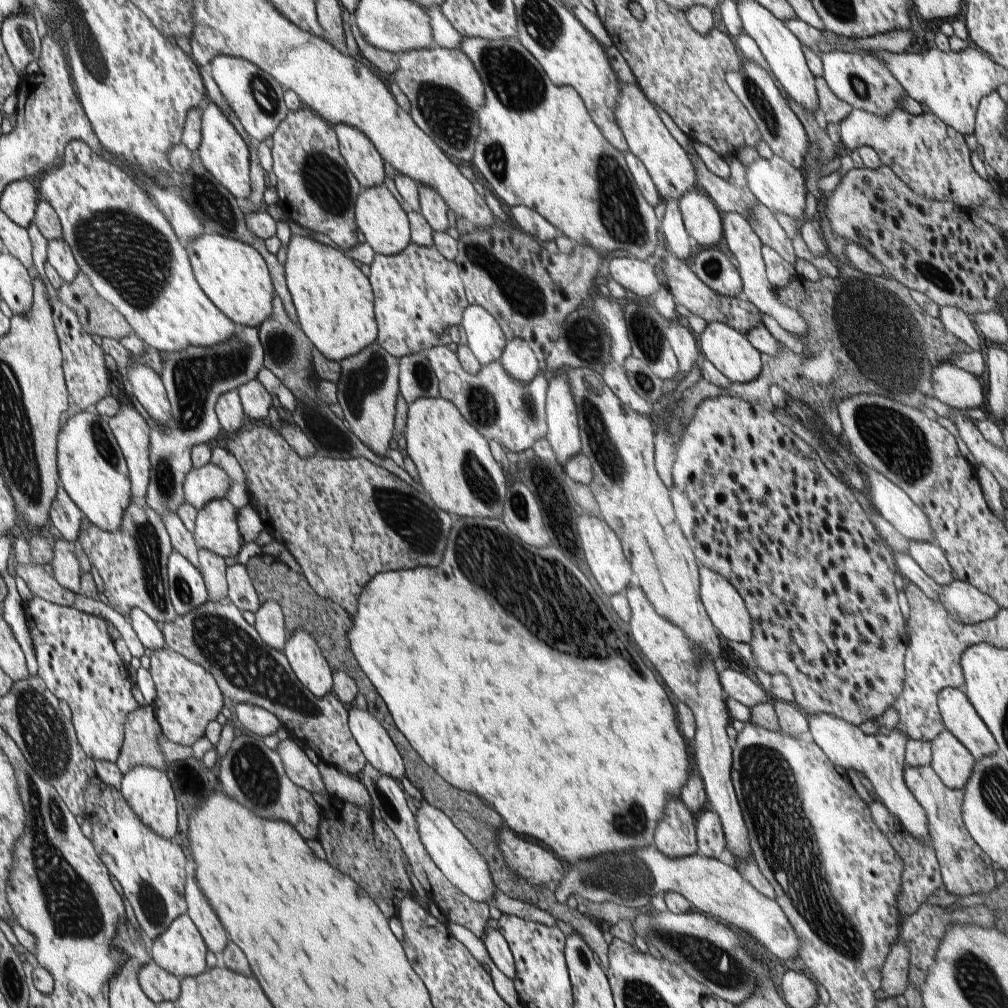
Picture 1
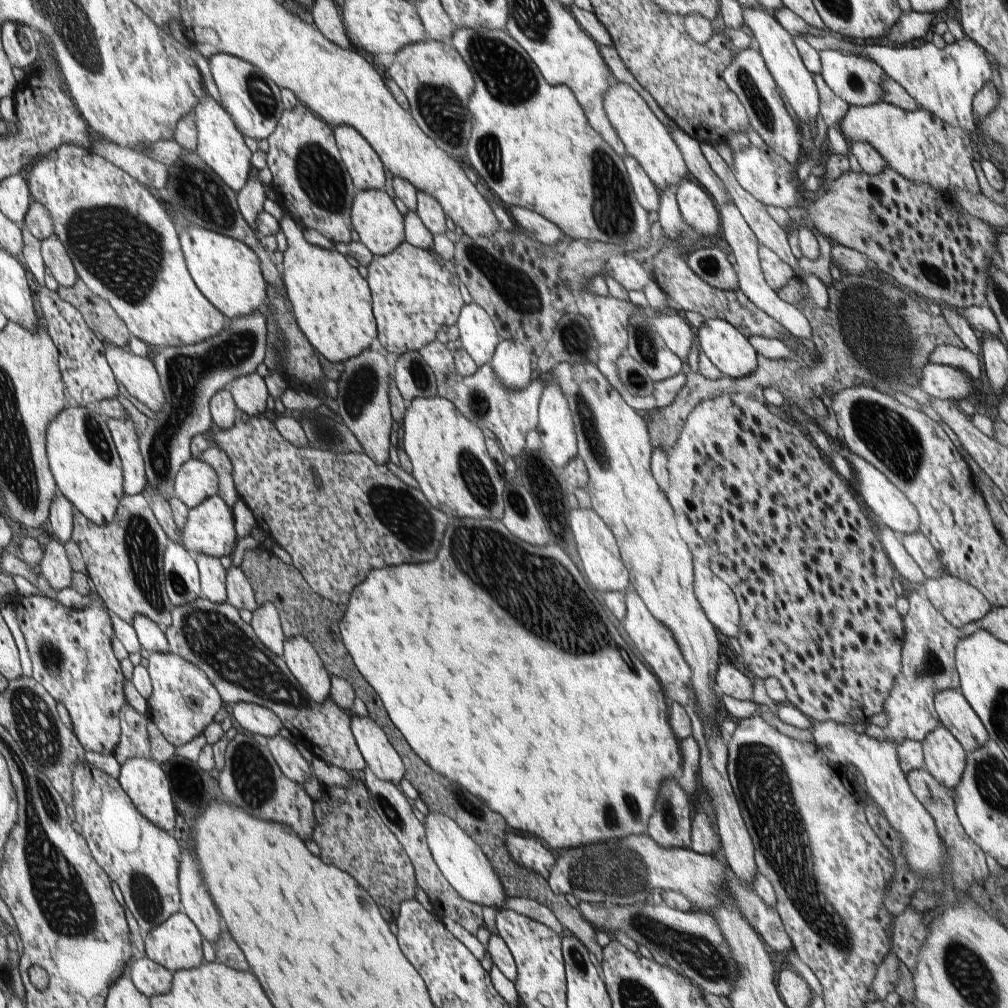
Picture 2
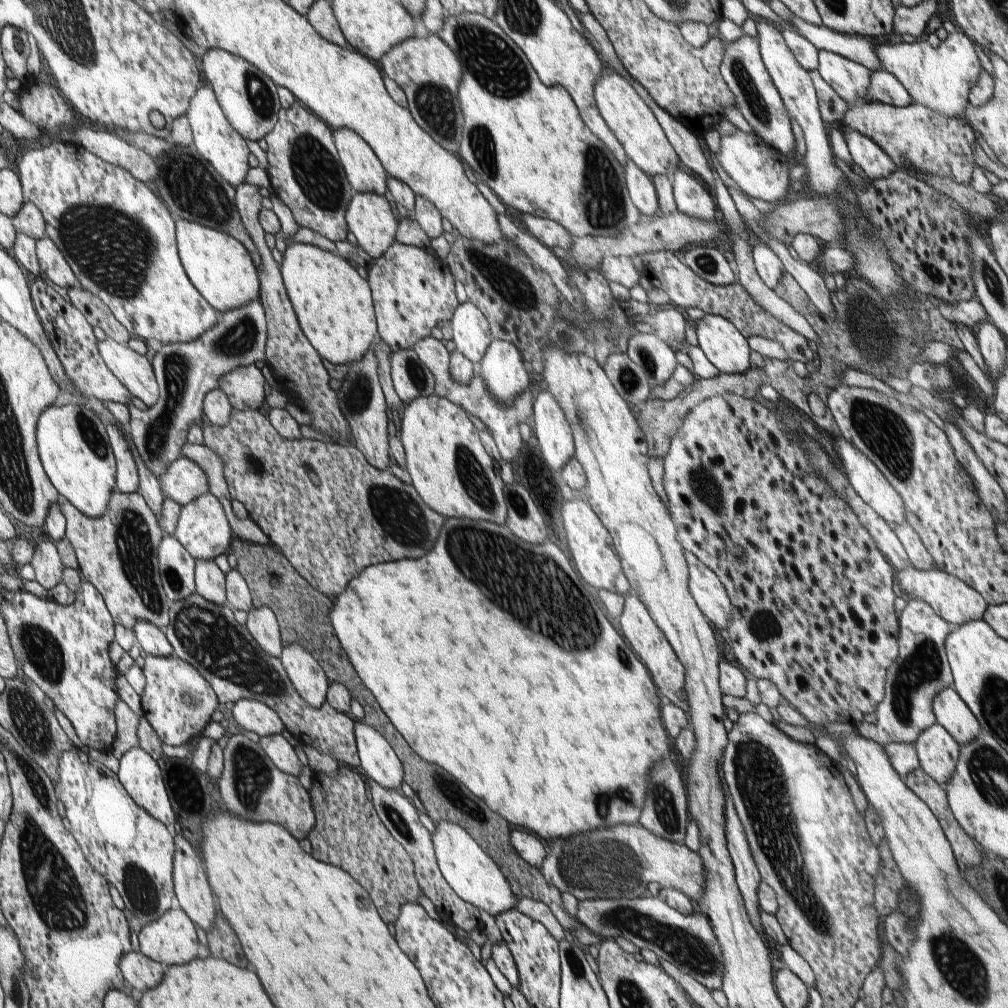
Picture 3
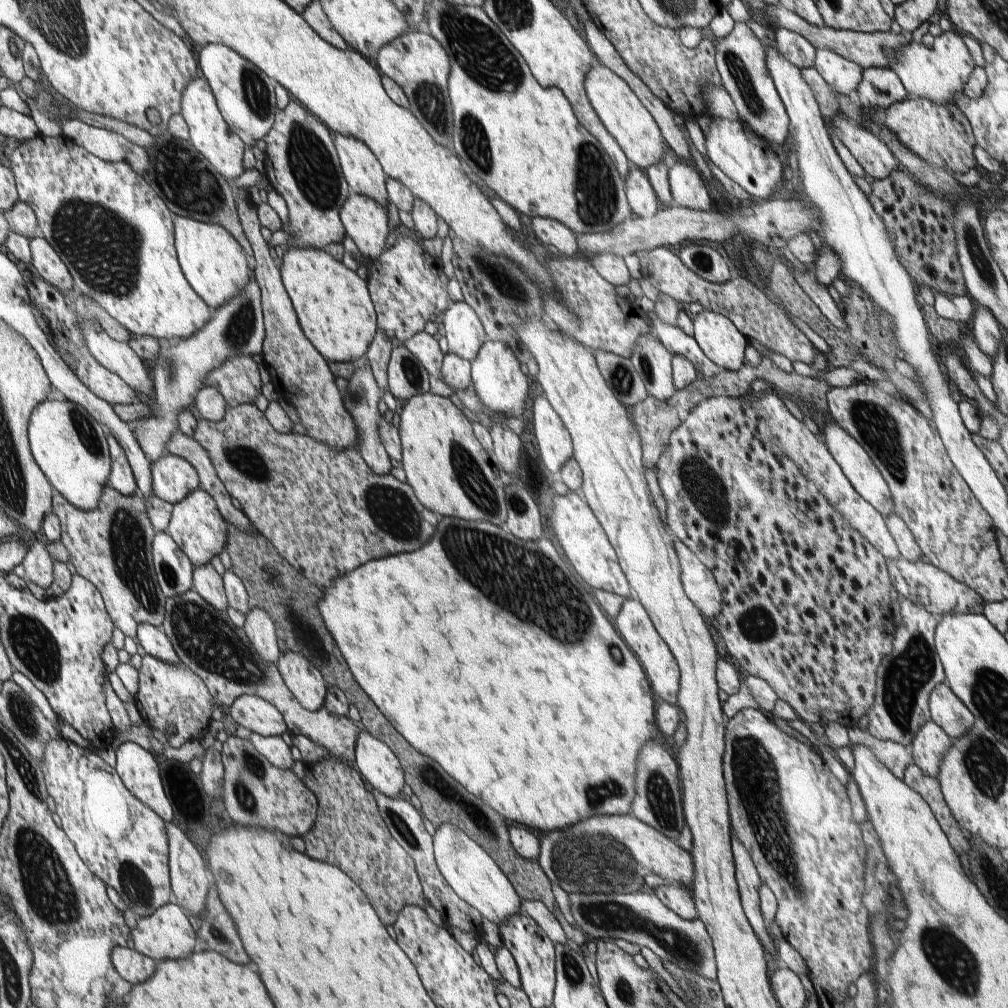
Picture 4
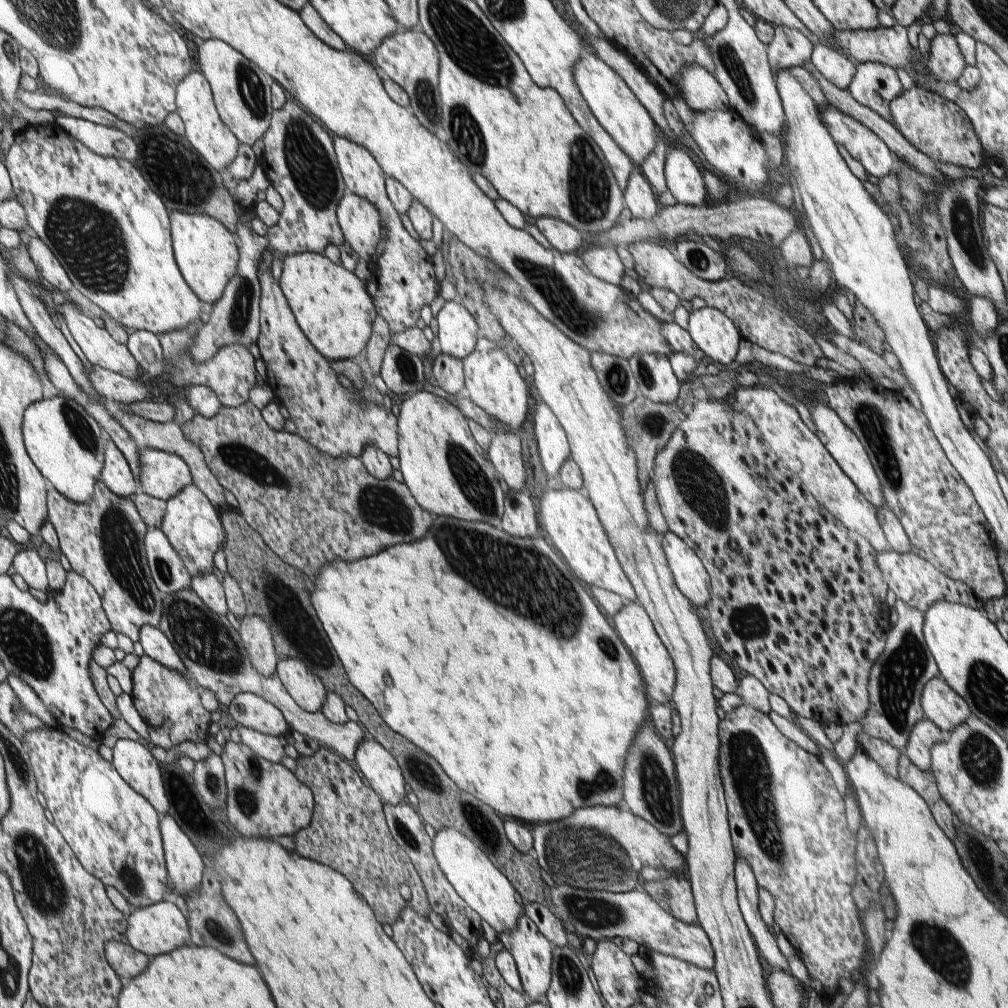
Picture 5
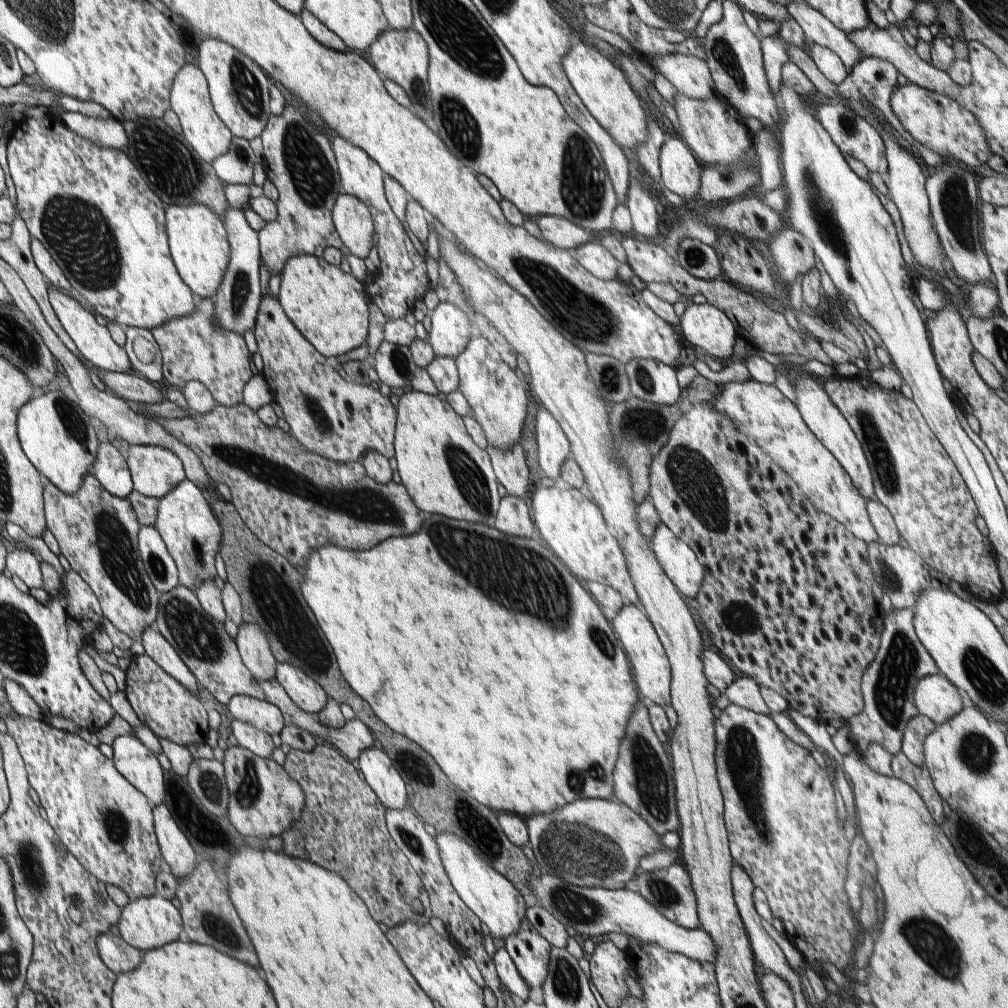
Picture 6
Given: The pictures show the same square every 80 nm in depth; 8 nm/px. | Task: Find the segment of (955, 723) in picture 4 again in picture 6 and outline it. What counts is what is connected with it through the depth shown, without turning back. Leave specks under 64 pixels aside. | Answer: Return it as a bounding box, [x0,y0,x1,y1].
[914,674,967,724]

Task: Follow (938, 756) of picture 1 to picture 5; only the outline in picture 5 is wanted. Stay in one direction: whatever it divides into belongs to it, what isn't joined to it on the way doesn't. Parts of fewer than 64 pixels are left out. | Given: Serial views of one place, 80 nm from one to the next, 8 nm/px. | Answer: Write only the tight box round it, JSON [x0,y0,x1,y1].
[904,718,945,771]

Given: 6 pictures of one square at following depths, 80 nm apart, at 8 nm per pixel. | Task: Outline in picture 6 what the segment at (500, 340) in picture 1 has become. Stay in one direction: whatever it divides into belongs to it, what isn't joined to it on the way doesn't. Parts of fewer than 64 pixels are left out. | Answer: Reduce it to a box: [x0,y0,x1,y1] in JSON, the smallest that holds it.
[426,301,472,358]

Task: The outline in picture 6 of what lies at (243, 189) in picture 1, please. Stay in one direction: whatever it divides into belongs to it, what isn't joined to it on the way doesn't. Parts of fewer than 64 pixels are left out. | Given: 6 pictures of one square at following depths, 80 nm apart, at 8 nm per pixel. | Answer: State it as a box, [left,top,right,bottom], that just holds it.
[170,62,233,164]

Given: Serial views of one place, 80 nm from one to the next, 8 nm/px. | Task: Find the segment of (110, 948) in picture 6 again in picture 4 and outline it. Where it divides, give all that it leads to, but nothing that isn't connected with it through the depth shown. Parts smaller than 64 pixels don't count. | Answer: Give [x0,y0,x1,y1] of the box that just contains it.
[112,946,158,986]

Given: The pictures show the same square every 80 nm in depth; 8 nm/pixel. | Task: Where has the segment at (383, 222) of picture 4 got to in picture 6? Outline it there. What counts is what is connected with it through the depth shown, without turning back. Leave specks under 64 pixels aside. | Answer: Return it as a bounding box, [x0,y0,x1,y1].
[333,193,376,259]

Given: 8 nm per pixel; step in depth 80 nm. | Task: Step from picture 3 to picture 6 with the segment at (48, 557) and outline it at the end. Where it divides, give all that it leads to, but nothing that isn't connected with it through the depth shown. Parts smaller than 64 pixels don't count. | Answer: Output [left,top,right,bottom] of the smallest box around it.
[6,547,44,589]

